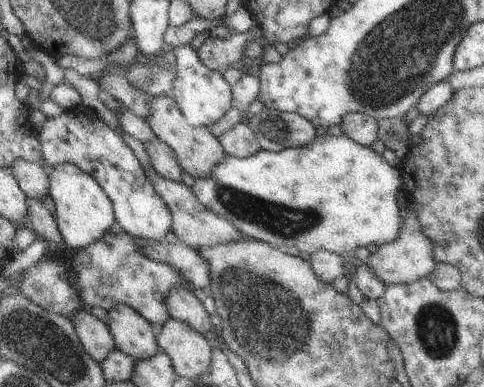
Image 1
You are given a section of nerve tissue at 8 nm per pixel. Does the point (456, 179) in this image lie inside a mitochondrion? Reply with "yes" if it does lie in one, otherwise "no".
no

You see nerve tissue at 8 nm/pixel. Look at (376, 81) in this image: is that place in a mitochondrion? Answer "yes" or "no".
yes

